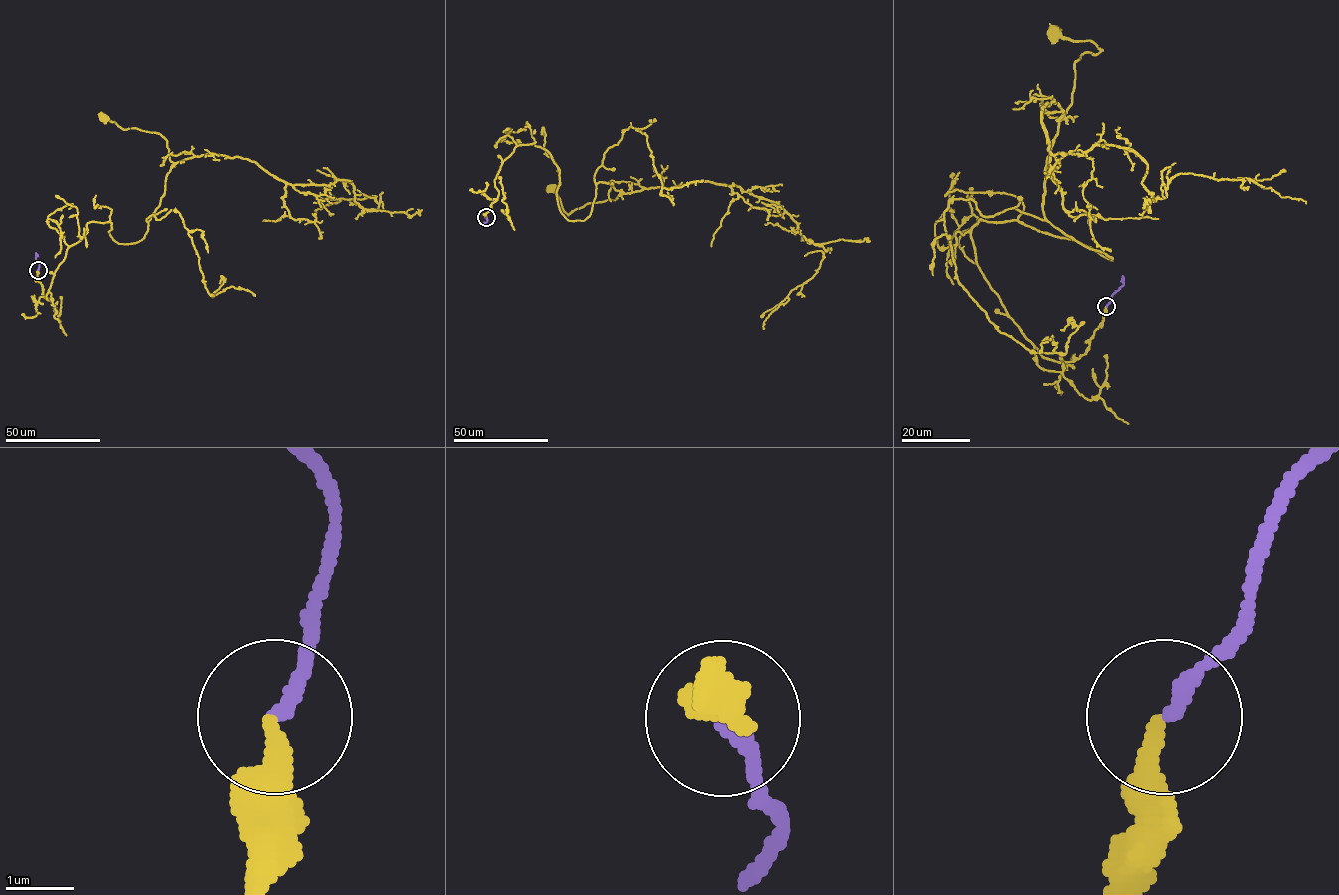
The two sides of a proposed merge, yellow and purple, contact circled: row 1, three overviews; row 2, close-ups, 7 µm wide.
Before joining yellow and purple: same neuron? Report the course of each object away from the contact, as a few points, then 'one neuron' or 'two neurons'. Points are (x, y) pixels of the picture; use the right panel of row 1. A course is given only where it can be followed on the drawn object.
course yellow (1106, 306), (1084, 353), (1045, 358), (971, 239), (1017, 220), (1112, 259), (1043, 215), (1100, 51), (1054, 31); course purple (1106, 306), (1123, 284), (1123, 276); one neuron

